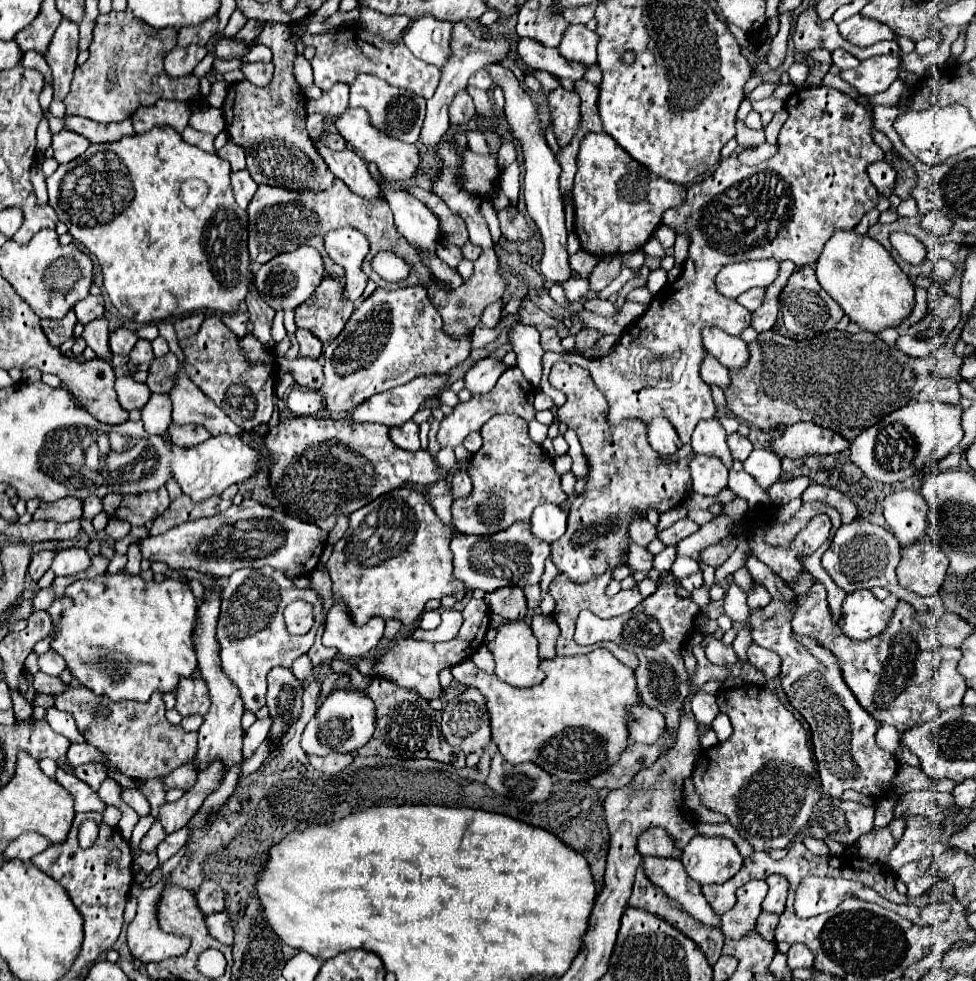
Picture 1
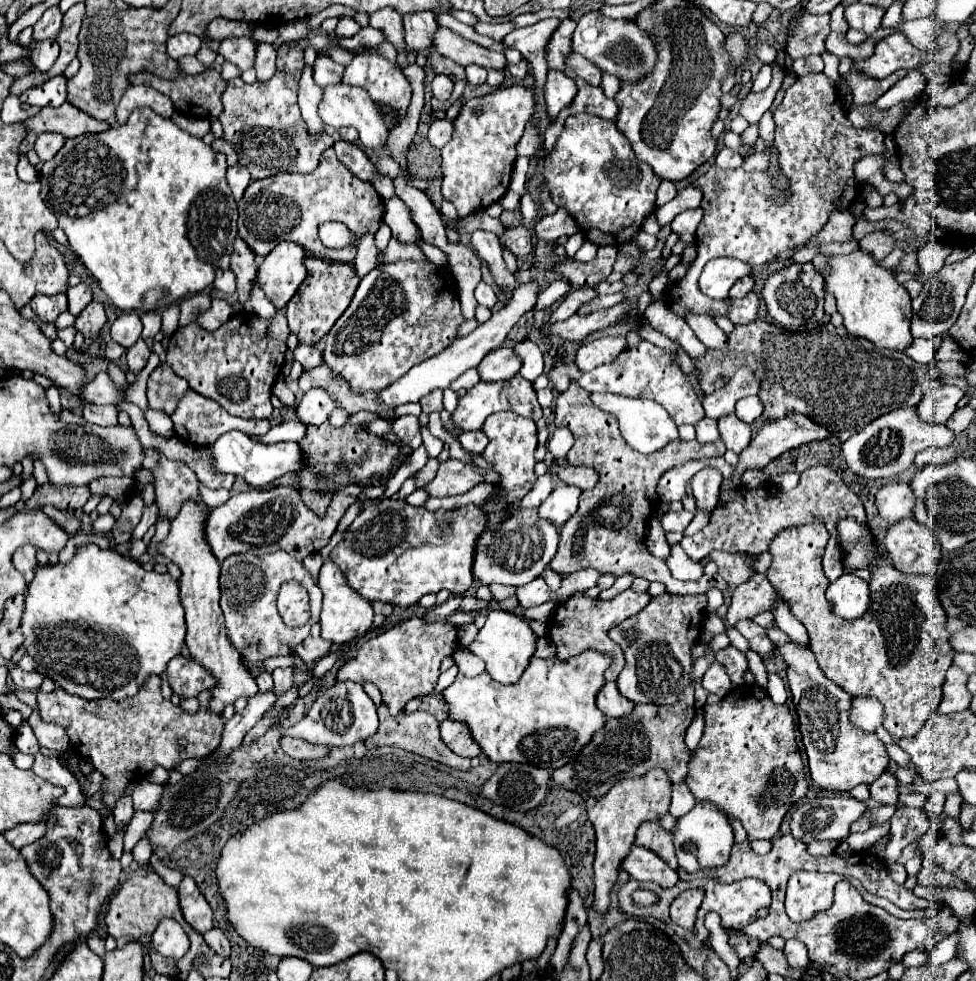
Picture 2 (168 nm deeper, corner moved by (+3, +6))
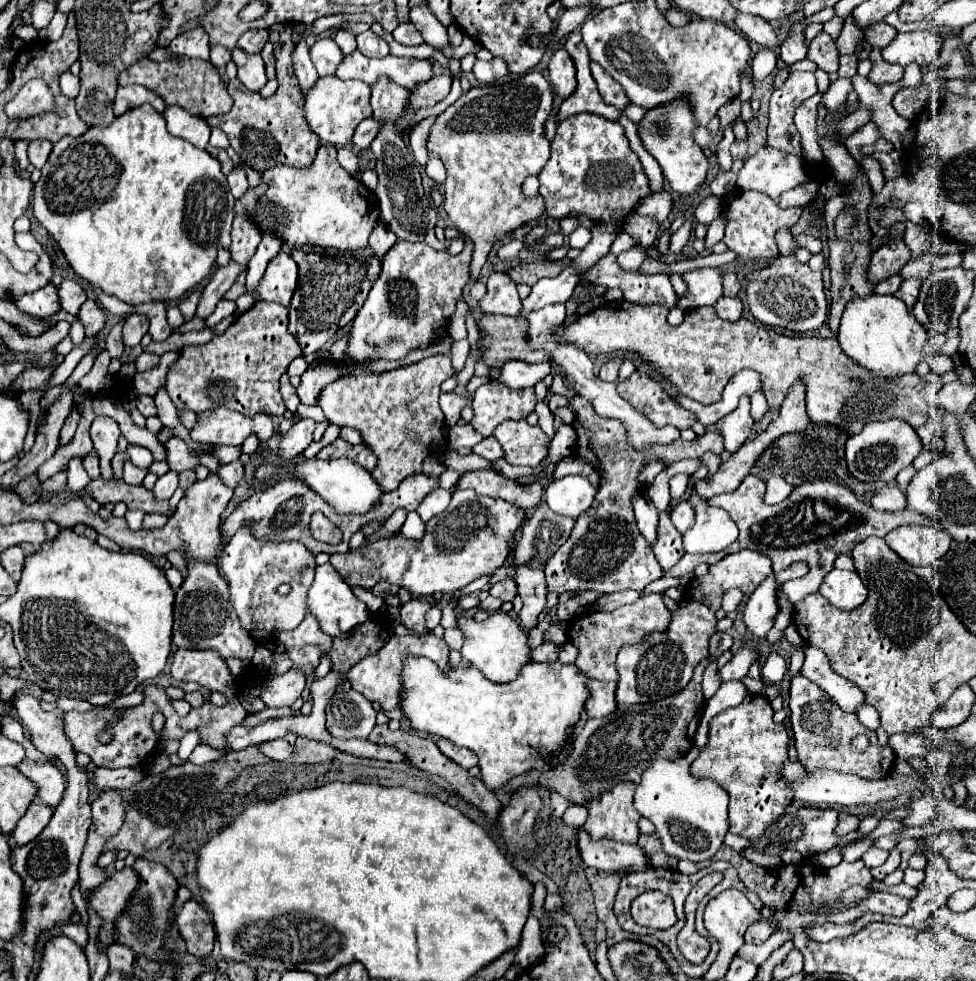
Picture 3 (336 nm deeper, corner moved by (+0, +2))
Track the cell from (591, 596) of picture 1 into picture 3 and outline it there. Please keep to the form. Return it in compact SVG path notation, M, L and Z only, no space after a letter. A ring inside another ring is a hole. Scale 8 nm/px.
M649 593L639 597L631 605L623 605L621 609L615 609L611 613L607 611L589 611L583 615L577 615L567 629L569 641L579 649L575 665L587 673L593 679L599 681L617 681L617 667L615 667L615 657L617 651L625 643L637 643L641 641L647 633L651 631L663 631L669 625L669 611L661 599L659 593Z

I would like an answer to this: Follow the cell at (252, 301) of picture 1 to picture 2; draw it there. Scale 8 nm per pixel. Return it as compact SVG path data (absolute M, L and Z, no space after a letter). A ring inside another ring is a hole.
M238 237L234 241L234 253L230 259L230 269L236 275L236 293L238 294L238 301L246 303L252 283L256 279L256 261L254 261L256 253L252 249L248 249L248 245Z

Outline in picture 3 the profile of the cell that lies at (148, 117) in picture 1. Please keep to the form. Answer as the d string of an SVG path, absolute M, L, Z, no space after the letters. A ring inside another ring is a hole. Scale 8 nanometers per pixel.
M141 85L119 87L117 89L113 111L119 117L121 113L125 113L129 109L135 109L135 107L141 107L143 103L151 103L157 113L163 113L165 111L165 101L157 93L153 93L153 91L149 91L149 89L141 87Z

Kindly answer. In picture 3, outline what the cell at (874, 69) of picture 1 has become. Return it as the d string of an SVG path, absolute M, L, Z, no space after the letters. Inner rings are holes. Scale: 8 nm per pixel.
M937 31L899 33L887 47L881 49L881 55L887 63L897 63L901 67L909 63L929 67L939 53L941 53L941 37Z

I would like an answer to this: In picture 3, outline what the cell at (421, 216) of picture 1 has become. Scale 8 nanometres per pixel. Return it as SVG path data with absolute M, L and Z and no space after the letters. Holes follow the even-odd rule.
M349 147L337 149L337 161L339 161L339 165L341 165L349 175L361 173L361 159L359 159L359 155L355 155Z

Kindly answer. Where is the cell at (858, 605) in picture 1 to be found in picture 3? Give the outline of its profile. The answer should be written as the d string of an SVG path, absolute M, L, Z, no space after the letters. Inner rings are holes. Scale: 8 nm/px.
M833 569L829 575L825 575L819 593L841 611L857 609L861 601L865 601L867 597L867 589L857 571L839 571L839 569Z

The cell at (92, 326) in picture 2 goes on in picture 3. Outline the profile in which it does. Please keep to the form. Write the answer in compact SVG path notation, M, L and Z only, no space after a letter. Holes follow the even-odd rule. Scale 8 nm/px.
M87 299L81 305L77 319L85 325L87 337L95 337L105 327L105 313L103 313L103 309L99 309L99 305L93 299Z

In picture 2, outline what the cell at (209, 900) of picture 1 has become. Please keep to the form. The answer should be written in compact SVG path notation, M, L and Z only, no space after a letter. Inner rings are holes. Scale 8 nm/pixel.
M192 877L182 879L182 883L178 887L178 899L180 899L182 915L194 931L204 935L206 931L210 931L214 927L212 925L212 909L206 903L206 899L202 897L202 893L198 891Z

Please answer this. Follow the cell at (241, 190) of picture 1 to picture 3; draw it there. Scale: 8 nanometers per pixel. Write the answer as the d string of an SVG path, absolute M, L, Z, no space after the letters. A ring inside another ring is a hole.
M235 167L229 175L227 175L229 187L231 187L231 195L235 199L239 199L247 189L249 189L249 181L247 181L247 173L243 167Z

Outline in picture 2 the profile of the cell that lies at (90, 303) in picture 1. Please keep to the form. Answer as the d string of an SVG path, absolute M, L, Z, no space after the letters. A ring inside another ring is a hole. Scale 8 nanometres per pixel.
M80 283L76 287L68 287L66 295L68 295L68 311L72 315L78 315L92 299L92 291L86 283Z

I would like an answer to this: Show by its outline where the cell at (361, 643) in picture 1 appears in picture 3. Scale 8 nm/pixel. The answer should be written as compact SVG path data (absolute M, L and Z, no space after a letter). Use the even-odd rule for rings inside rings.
M329 563L319 565L315 569L315 581L309 589L307 603L309 603L309 611L317 617L321 631L331 637L347 637L357 625L365 623L365 617L369 617L369 607L361 599L355 597L353 589Z

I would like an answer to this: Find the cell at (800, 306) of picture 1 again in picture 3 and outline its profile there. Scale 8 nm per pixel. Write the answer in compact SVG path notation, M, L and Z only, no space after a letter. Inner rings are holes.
M777 257L769 267L747 275L747 307L759 323L799 333L815 331L827 319L827 299L821 275L795 257Z

